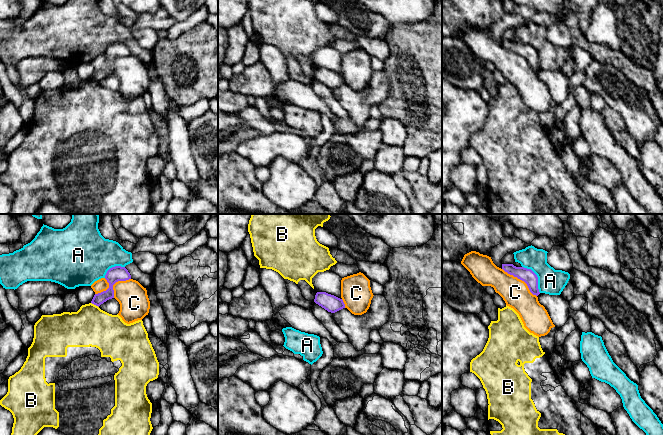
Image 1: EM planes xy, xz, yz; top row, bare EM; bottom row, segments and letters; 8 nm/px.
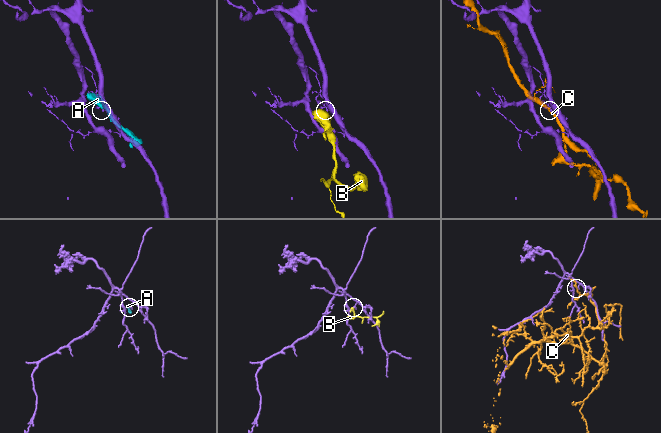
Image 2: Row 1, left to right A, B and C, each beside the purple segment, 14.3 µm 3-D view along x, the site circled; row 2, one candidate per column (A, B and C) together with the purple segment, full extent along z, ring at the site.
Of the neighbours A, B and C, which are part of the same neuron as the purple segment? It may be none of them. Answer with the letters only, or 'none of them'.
none of them

